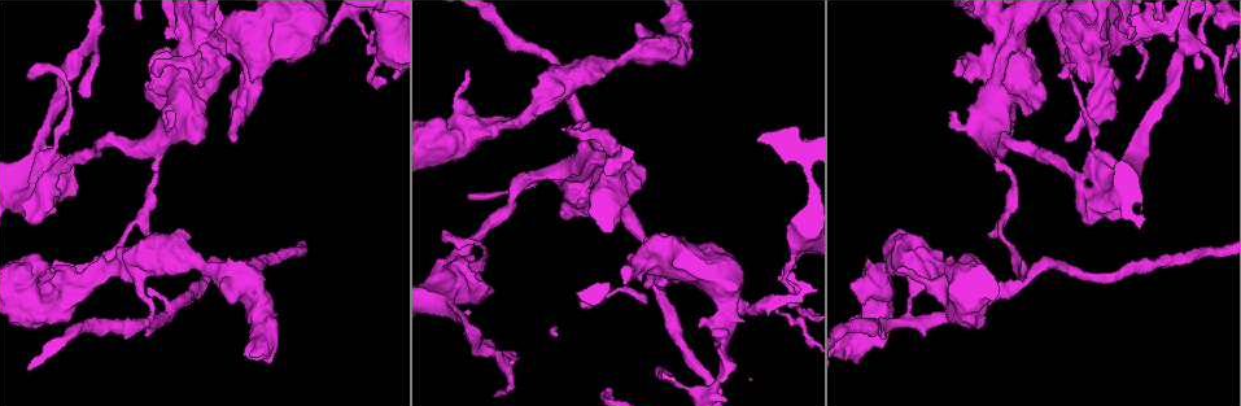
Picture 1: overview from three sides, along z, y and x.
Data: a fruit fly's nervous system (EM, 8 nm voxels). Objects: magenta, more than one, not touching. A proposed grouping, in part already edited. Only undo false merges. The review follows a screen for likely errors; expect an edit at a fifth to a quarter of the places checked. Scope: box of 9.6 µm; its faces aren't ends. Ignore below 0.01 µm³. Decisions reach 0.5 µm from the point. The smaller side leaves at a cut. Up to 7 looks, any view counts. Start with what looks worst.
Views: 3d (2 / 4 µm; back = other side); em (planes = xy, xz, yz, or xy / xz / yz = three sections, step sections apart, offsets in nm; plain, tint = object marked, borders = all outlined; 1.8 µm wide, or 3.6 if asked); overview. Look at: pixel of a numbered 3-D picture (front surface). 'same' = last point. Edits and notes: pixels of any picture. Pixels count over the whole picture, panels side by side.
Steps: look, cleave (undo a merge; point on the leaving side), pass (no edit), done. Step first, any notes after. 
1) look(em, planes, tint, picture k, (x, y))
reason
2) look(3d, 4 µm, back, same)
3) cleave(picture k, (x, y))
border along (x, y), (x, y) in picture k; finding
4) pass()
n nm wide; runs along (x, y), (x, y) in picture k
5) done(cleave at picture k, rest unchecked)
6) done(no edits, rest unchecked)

look(em, 3.6 µm, yz, step 16, tint, picture 1, (58, 290))
calibre changes

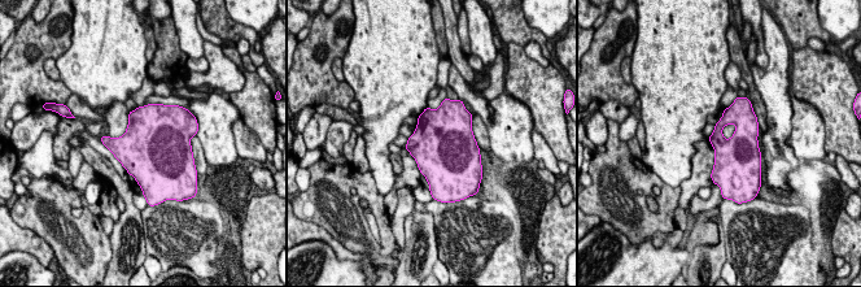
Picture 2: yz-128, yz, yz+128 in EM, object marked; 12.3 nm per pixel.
pass()
280 nm wide; continuous, no second neuron

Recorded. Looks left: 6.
look(em, 3.6 µm, xz, step 16, tint, picture 1, (454, 280))
sharp bend

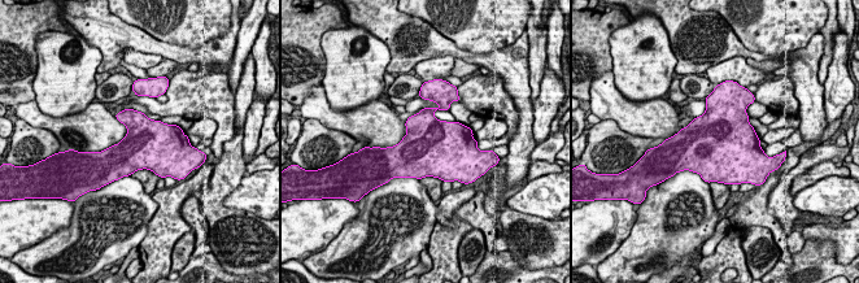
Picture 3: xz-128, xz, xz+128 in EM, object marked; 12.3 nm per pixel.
look(em, 3.6 µm, planes, borders, same)
another direction

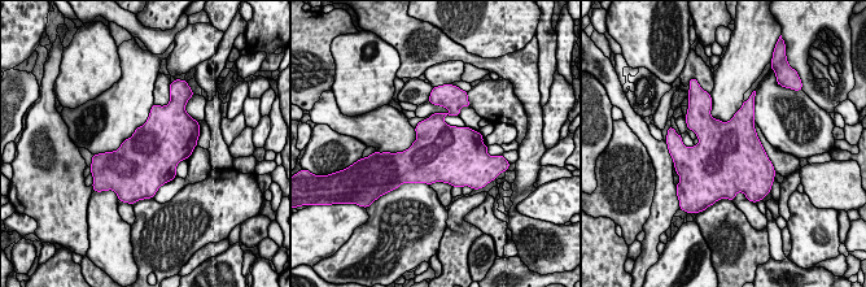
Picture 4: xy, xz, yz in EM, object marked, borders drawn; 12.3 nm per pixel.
pass()
700 nm wide; all the same neuron

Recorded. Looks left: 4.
look(em, 3.6 µm, planes, plain, picture 1, (908, 262))
thin arm on a thick one

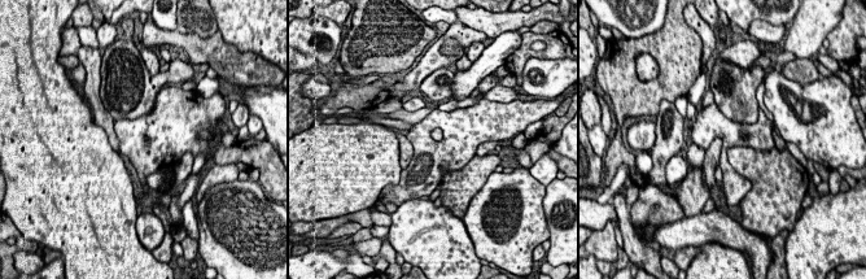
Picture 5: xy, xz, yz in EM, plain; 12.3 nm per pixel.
look(em, 3.6 µm, planes, tint, same)

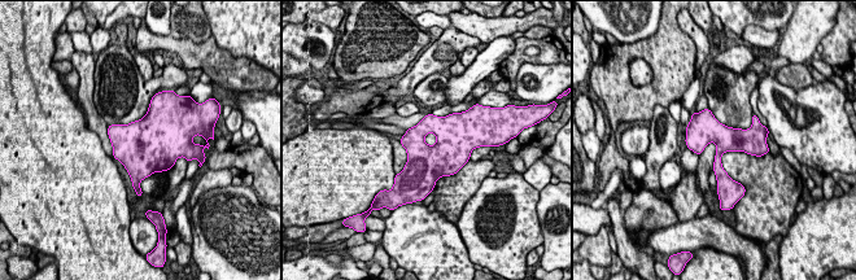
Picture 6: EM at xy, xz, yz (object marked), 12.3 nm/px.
pass()
continuous, no second neuron

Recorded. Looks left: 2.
done(no edits, rest unchecked)

